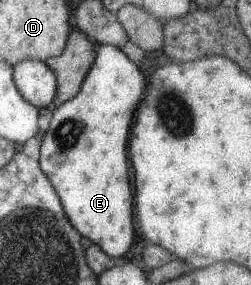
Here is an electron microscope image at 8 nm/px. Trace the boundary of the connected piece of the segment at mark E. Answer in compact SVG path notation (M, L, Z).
M94 43L95 57L87 70L79 91L65 103L58 105L43 134L38 159L41 171L51 182L69 223L81 237L97 244L112 258L123 255L133 241L133 215L131 215L131 185L127 169L127 143L131 121L139 99L145 91L145 77L137 65L120 49L107 44Z

